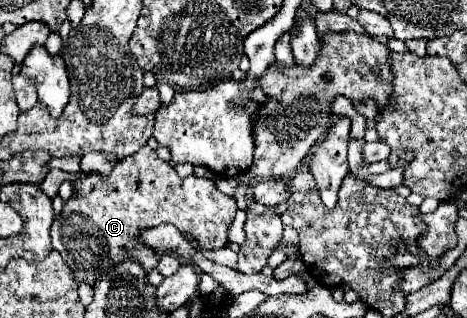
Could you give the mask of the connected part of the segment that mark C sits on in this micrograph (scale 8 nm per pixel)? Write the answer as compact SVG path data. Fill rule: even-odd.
M144 145L138 153L118 161L106 181L100 177L100 173L92 173L90 177L74 183L74 189L76 197L64 203L62 213L52 223L52 247L70 265L76 281L86 281L90 285L104 275L104 269L118 265L122 259L130 255L134 255L142 263L146 273L152 271L158 263L158 257L154 257L154 249L136 241L136 235L140 229L156 227L160 223L176 225L180 231L192 235L204 249L224 247L228 243L228 229L238 209L236 199L220 193L212 179L202 179L196 175L180 177L172 163L166 163L160 157L156 157L156 151L148 145Z

